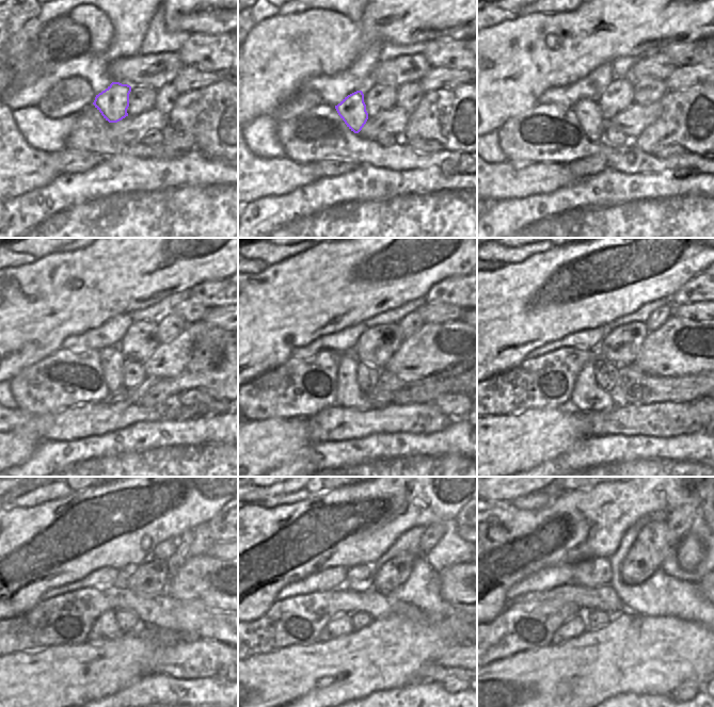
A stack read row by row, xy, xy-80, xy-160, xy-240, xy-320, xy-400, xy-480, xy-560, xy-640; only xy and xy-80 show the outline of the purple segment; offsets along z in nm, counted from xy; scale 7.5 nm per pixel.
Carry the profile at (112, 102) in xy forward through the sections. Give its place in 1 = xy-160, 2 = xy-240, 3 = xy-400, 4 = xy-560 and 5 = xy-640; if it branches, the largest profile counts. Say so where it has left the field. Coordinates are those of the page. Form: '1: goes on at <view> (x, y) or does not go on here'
1: goes on at xy-160 (587, 111)
2: goes on at xy-240 (112, 360)
3: goes on at xy-400 (586, 396)
4: goes on at xy-560 (340, 625)
5: goes on at xy-640 (576, 625)

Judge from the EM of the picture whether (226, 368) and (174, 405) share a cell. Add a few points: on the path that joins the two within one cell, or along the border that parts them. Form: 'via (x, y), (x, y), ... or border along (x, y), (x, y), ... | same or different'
border along (175, 395), (161, 403), (152, 405) | different

